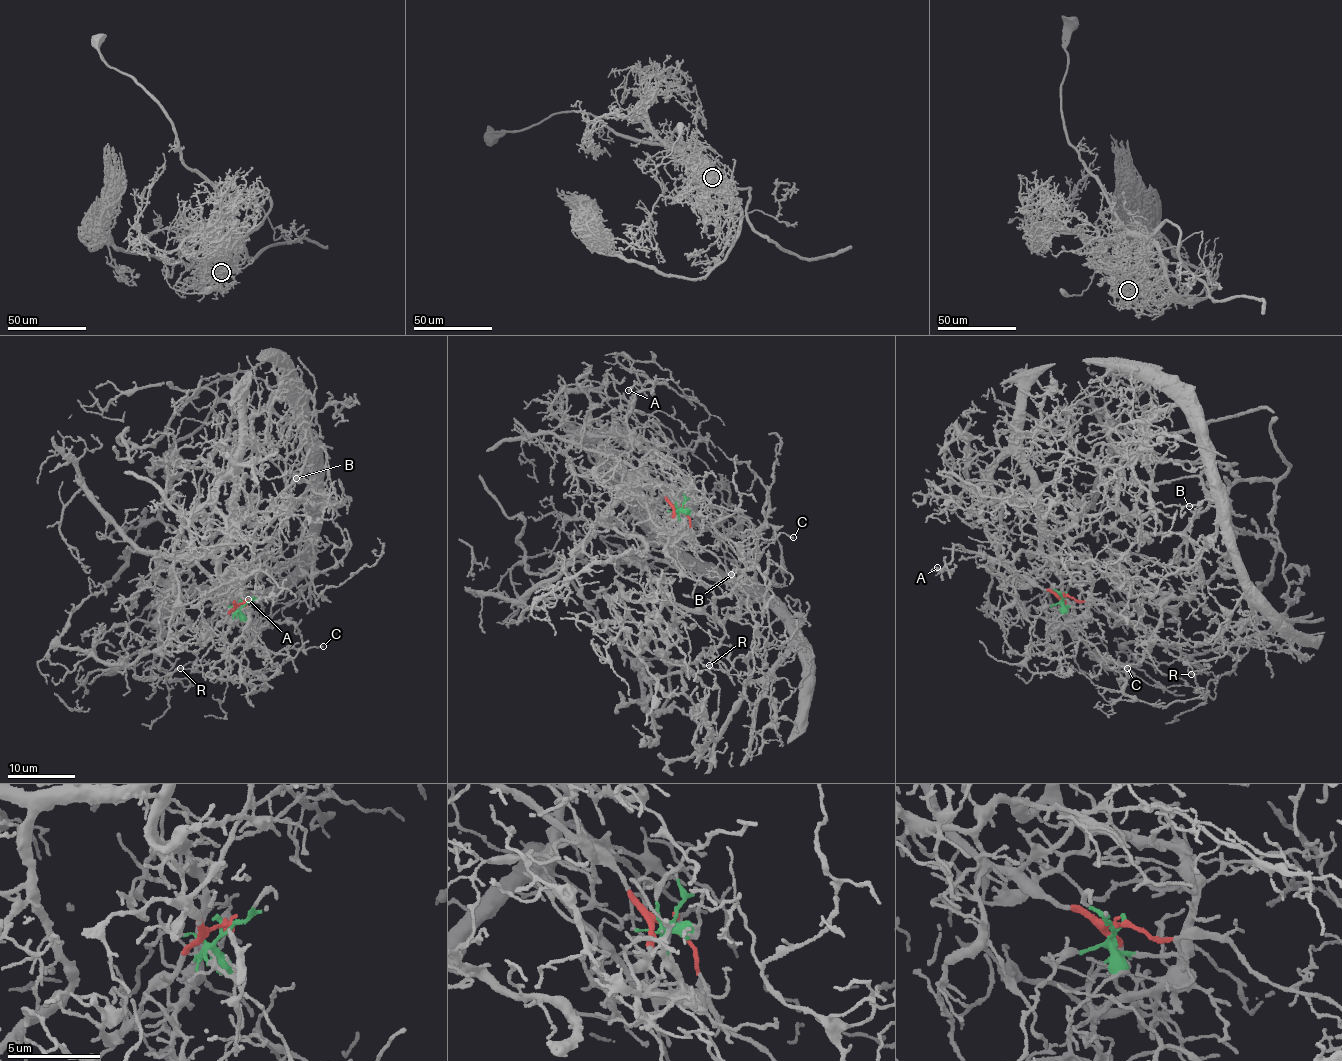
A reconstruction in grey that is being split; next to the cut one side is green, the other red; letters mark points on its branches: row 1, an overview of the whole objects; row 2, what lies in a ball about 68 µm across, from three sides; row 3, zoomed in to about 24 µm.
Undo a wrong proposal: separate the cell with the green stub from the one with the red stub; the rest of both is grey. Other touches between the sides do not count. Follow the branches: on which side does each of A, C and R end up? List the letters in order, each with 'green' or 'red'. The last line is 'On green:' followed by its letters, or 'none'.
A: green
C: green
R: red
On green: A, C

